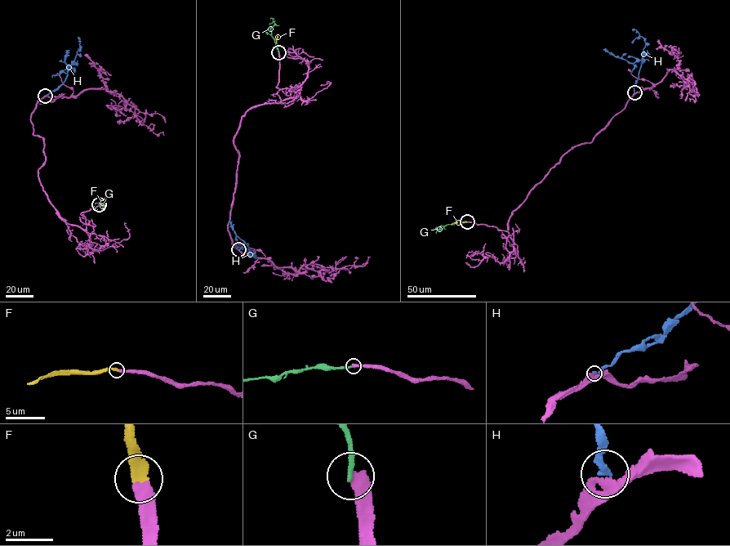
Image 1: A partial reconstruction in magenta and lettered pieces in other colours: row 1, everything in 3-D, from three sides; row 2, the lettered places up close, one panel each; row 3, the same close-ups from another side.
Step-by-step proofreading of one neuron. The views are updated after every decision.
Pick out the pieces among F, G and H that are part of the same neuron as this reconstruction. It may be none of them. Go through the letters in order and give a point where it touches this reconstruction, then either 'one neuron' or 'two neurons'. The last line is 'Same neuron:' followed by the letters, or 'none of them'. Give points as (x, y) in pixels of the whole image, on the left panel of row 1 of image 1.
F: contact (100, 203); one neuron
G: contact (99, 204); two neurons
H: contact (45, 96); one neuron
Same neuron: F, H

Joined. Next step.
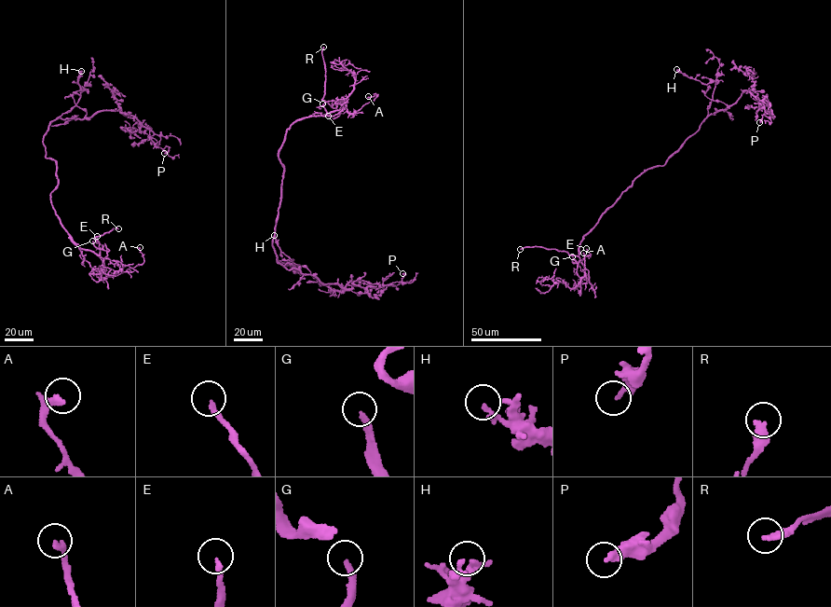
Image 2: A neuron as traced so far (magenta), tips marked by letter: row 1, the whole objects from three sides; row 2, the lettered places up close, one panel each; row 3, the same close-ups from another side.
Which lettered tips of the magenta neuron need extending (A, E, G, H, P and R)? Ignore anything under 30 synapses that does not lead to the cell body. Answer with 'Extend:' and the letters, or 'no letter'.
Extend: G, R

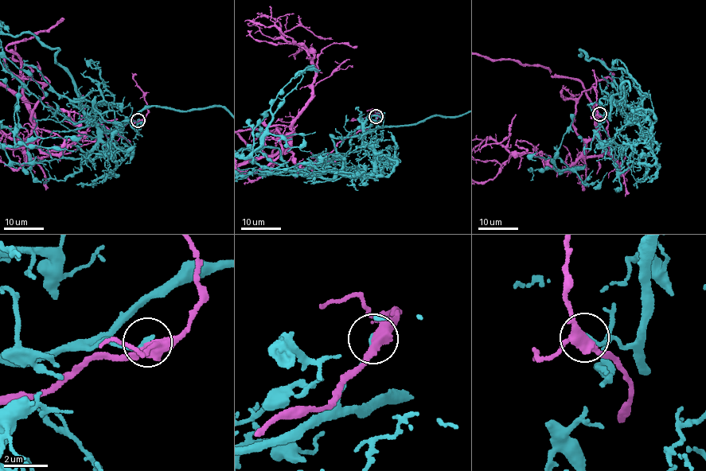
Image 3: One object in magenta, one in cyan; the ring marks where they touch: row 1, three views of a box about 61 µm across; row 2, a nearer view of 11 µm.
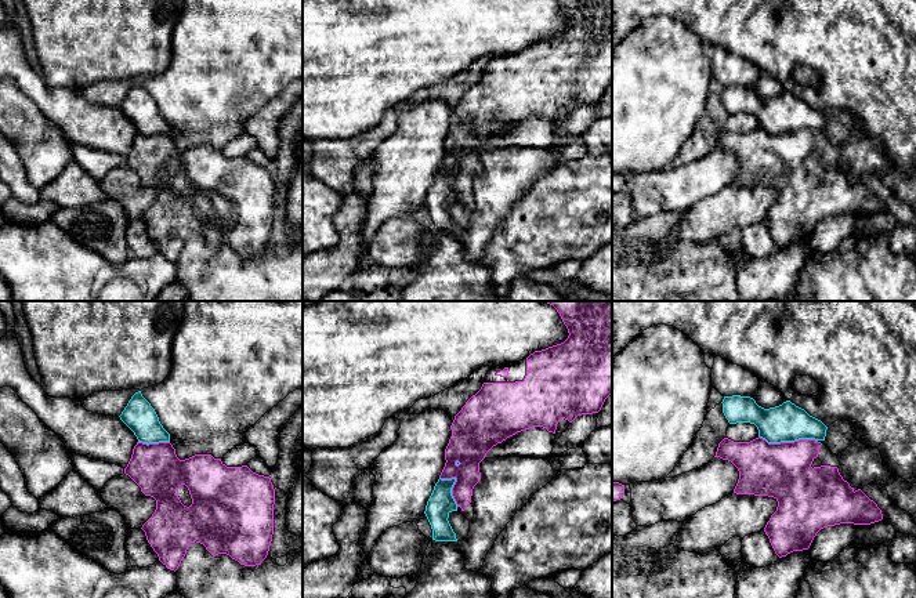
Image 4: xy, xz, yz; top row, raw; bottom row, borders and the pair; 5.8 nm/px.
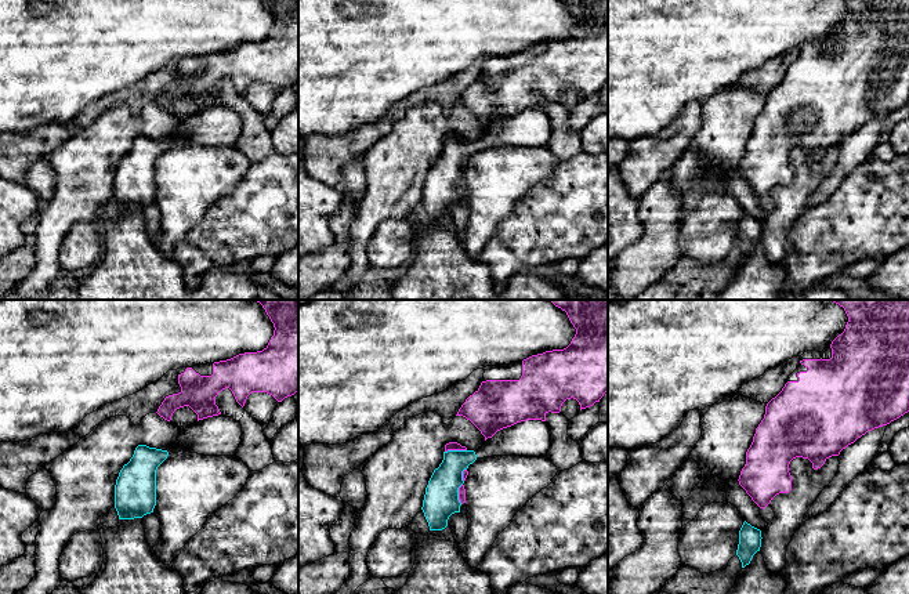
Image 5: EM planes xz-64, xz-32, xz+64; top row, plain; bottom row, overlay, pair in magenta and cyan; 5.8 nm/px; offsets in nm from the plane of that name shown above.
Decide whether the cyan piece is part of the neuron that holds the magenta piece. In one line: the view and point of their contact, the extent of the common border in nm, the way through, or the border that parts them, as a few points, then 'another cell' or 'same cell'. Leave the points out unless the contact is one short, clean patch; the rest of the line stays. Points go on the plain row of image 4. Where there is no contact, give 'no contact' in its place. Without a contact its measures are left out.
meets magenta in yz at (788, 133); contact 340 nm long; border along yz (759, 126), (768, 133), (817, 131); another cell

